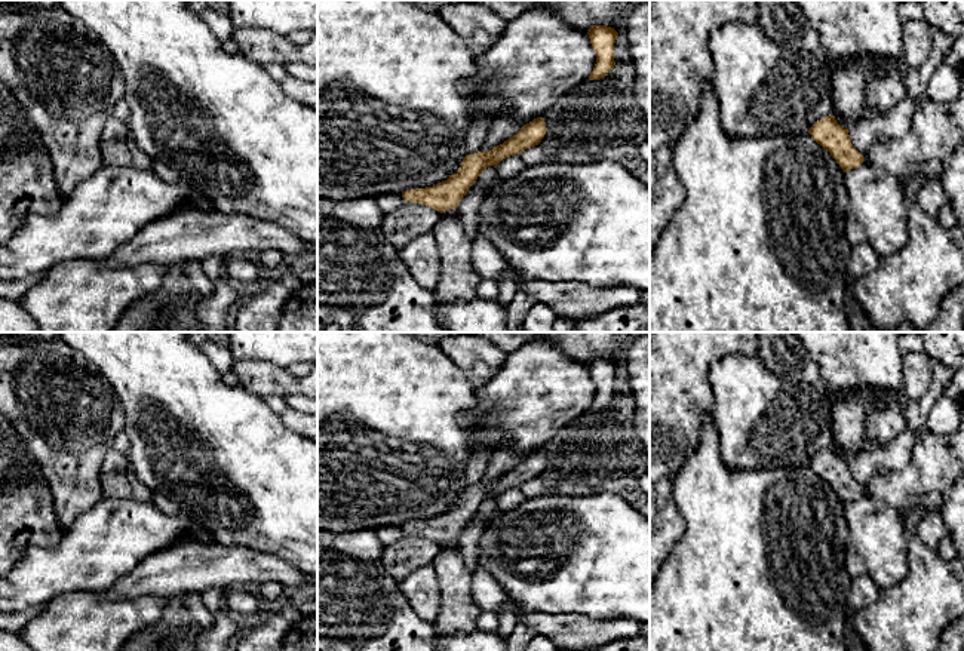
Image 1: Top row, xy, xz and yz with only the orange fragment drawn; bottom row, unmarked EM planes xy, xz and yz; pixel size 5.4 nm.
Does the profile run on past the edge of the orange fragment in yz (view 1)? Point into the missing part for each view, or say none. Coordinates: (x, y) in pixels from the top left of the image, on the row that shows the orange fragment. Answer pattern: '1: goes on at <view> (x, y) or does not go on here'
1: does not go on here

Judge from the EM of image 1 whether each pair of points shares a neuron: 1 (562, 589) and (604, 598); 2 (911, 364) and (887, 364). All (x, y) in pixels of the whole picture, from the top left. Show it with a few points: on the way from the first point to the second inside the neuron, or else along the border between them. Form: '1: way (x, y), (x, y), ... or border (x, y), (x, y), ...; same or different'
1: way (573, 589), (593, 590); same
2: border (902, 353), (903, 392); different

